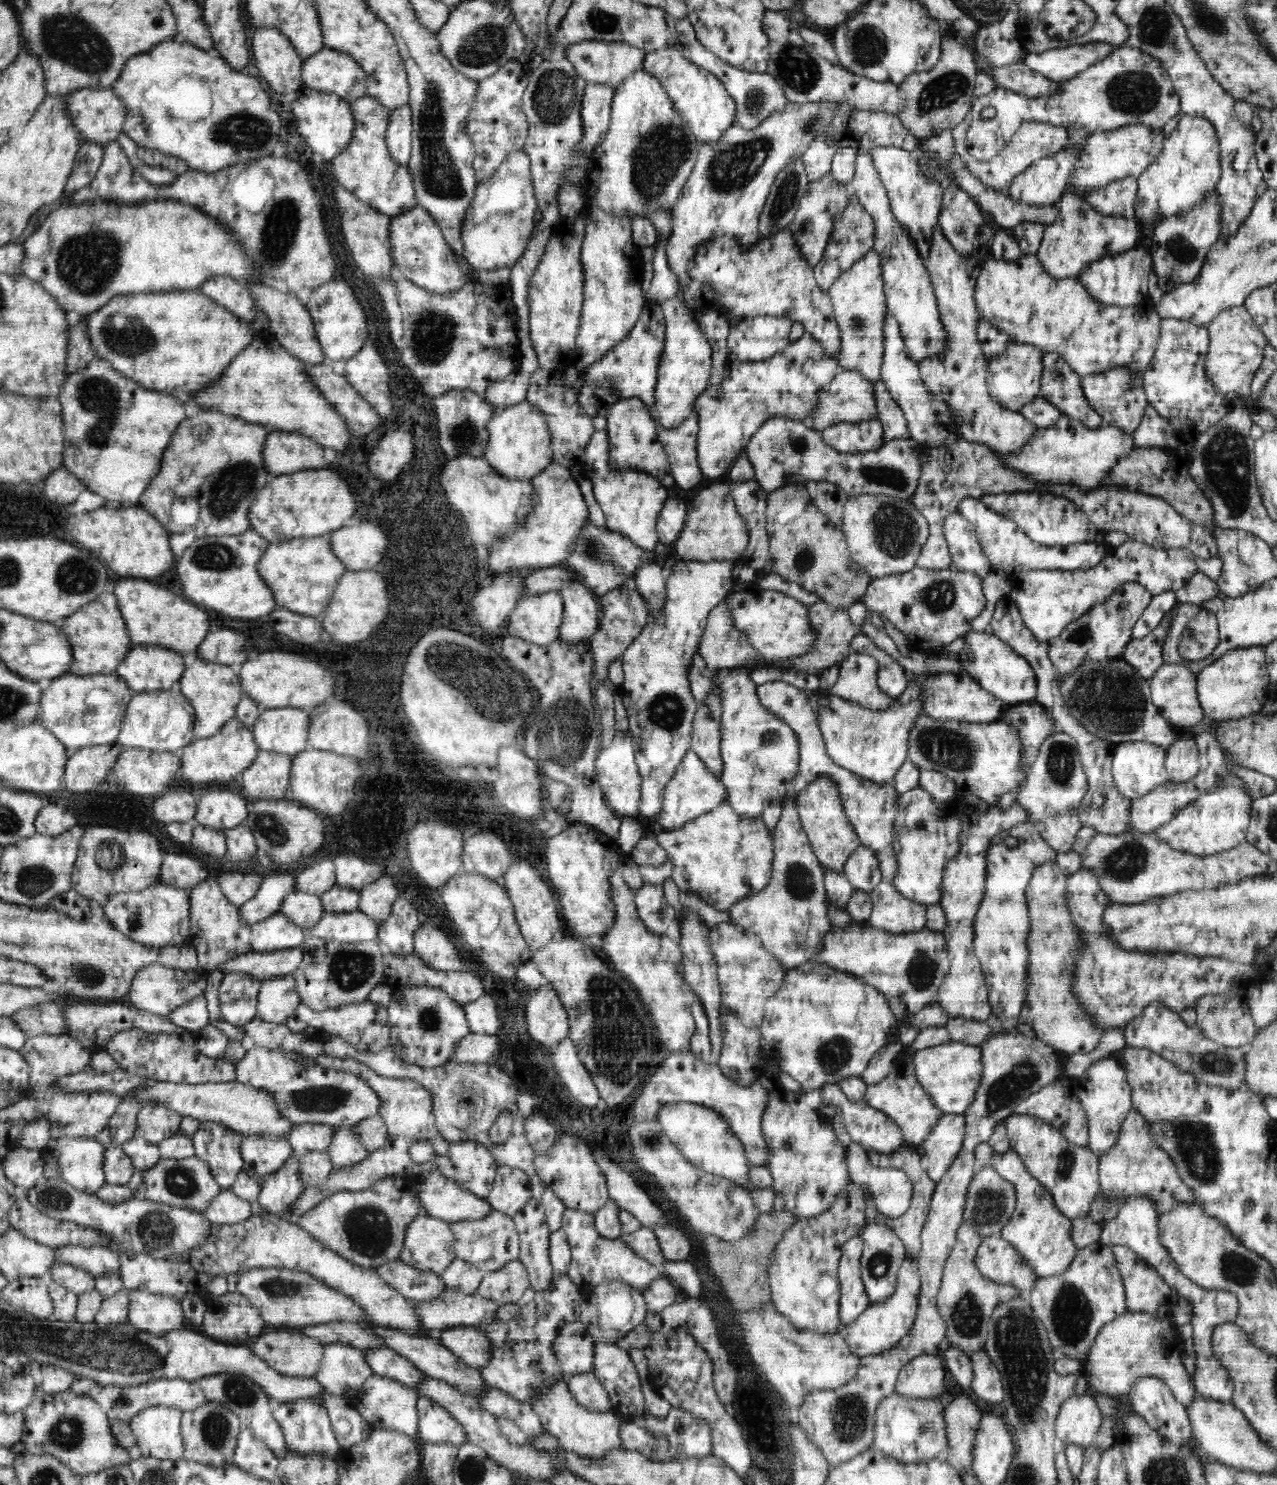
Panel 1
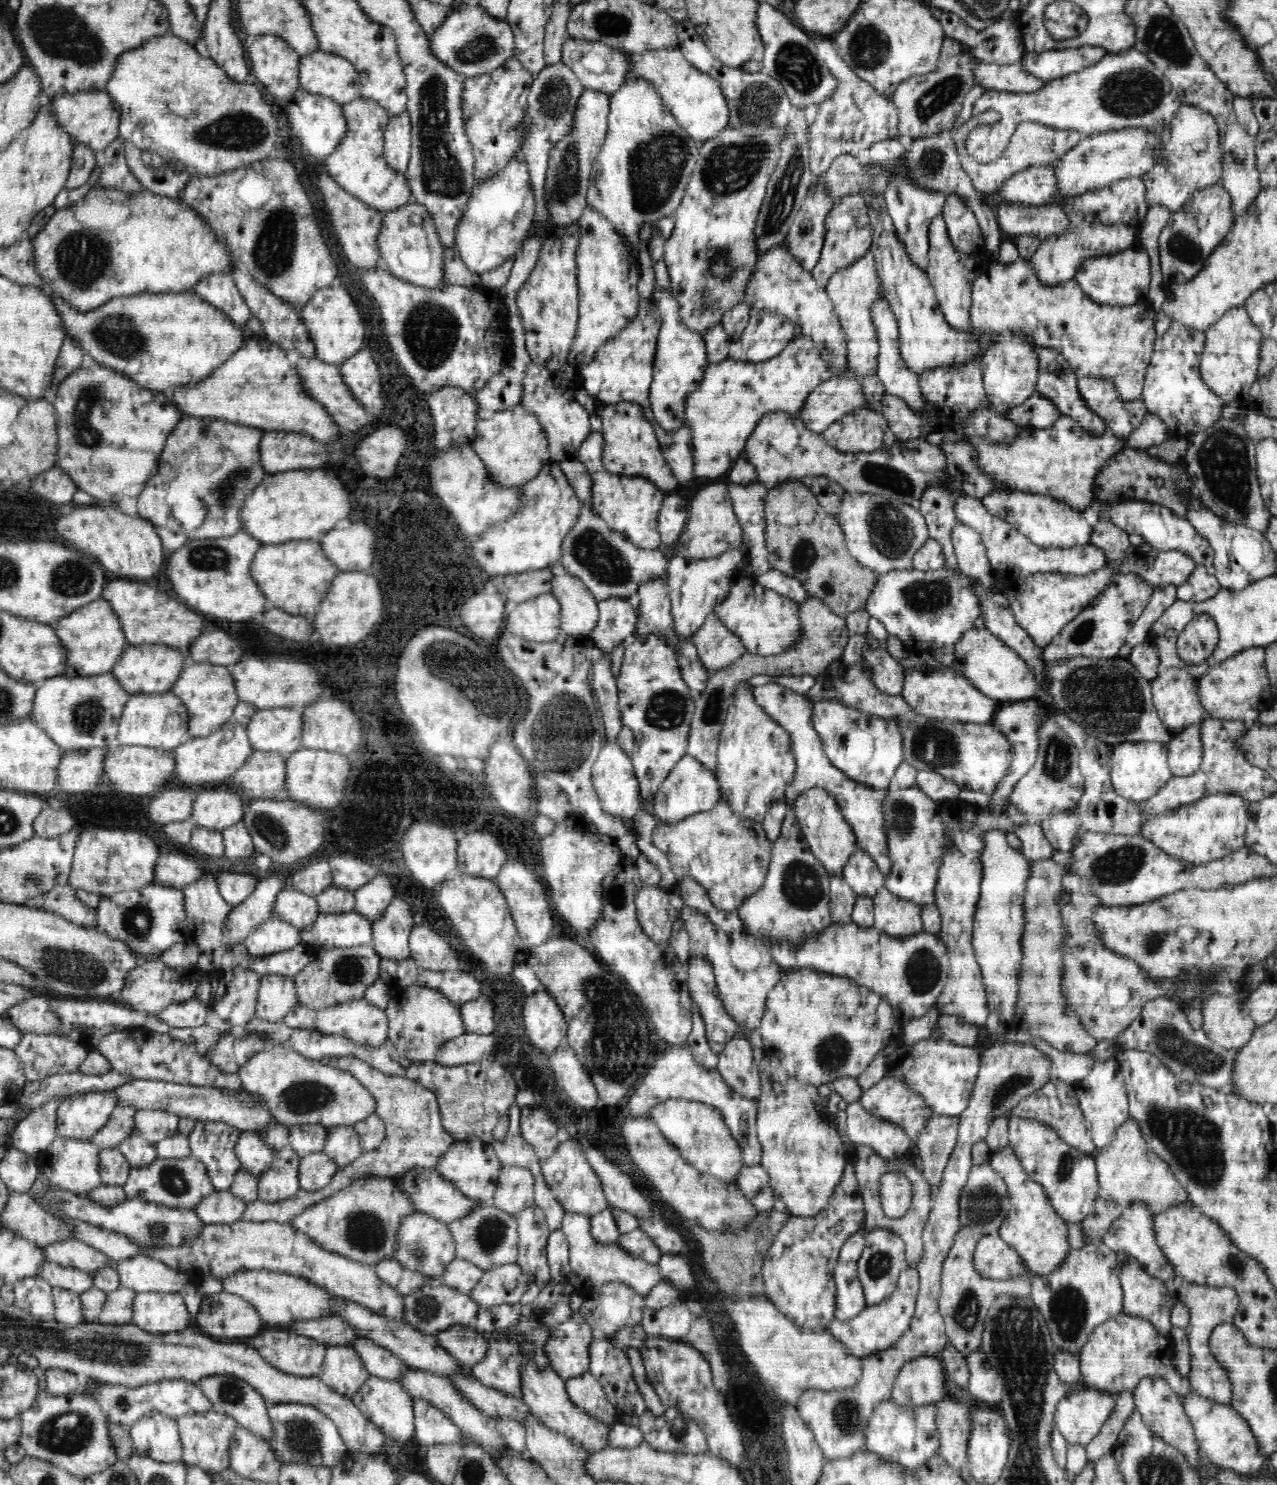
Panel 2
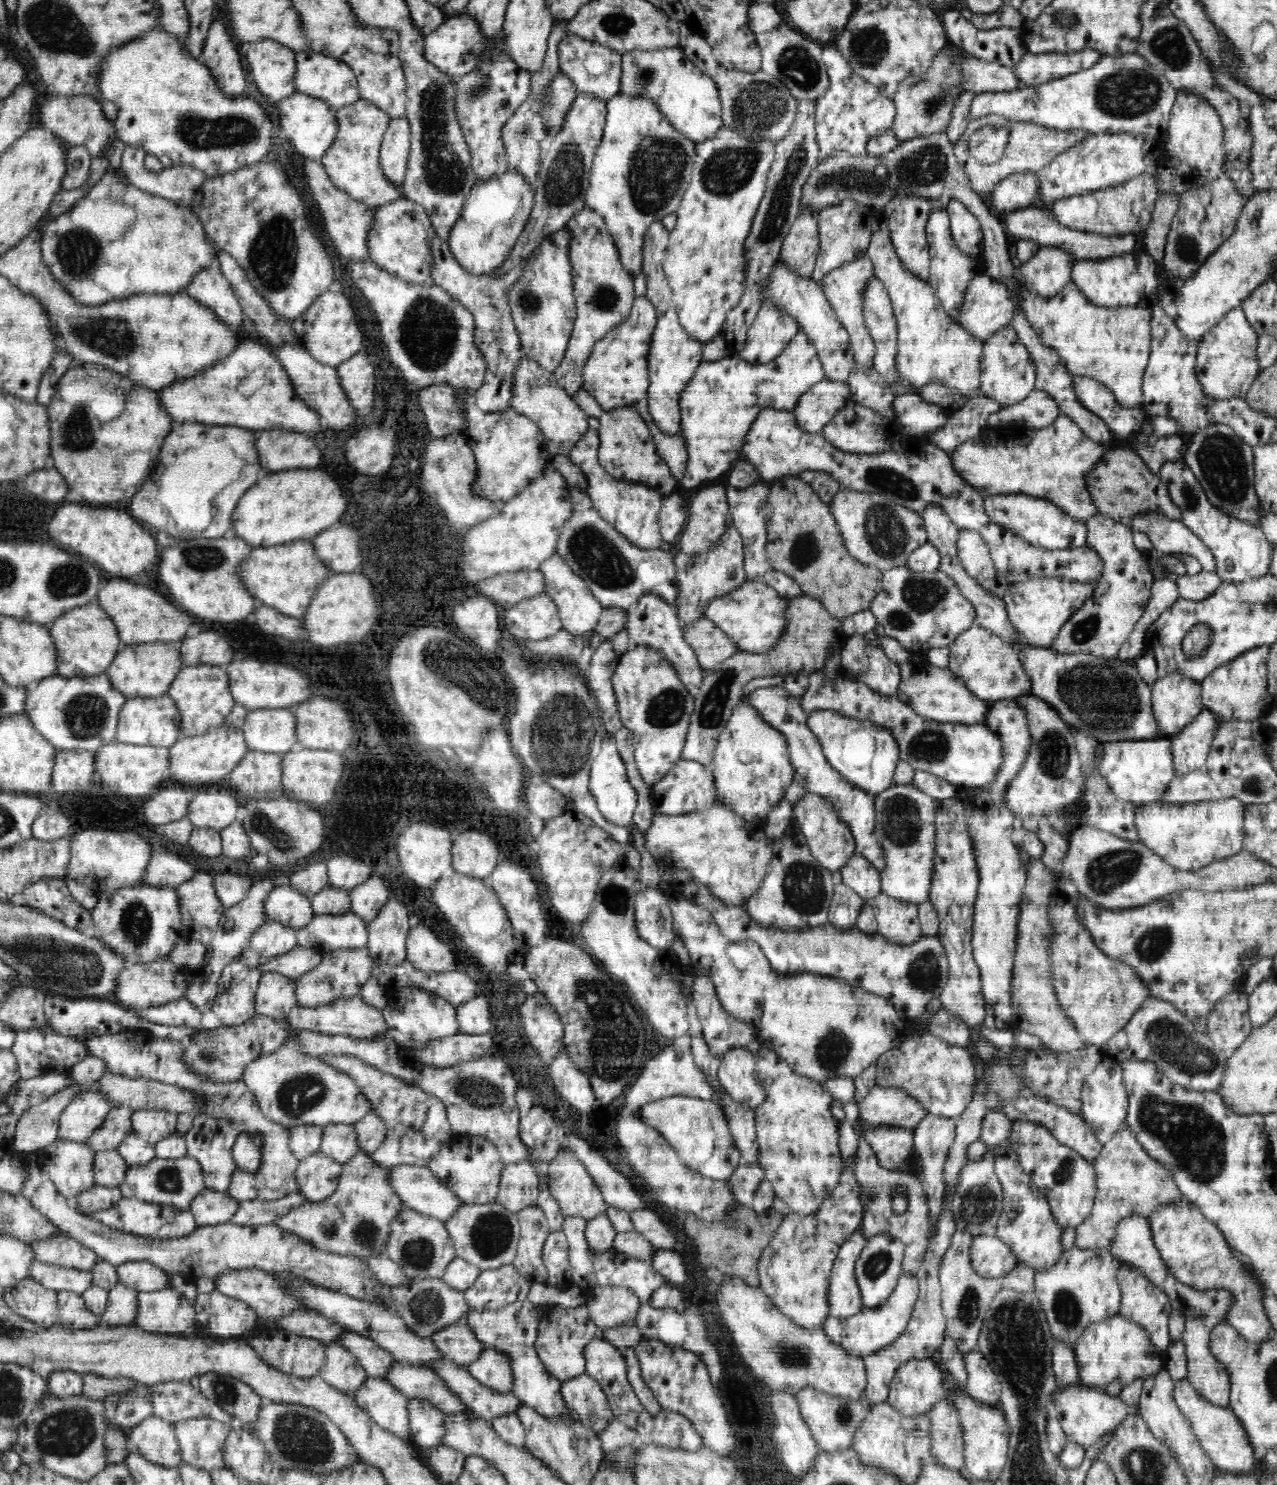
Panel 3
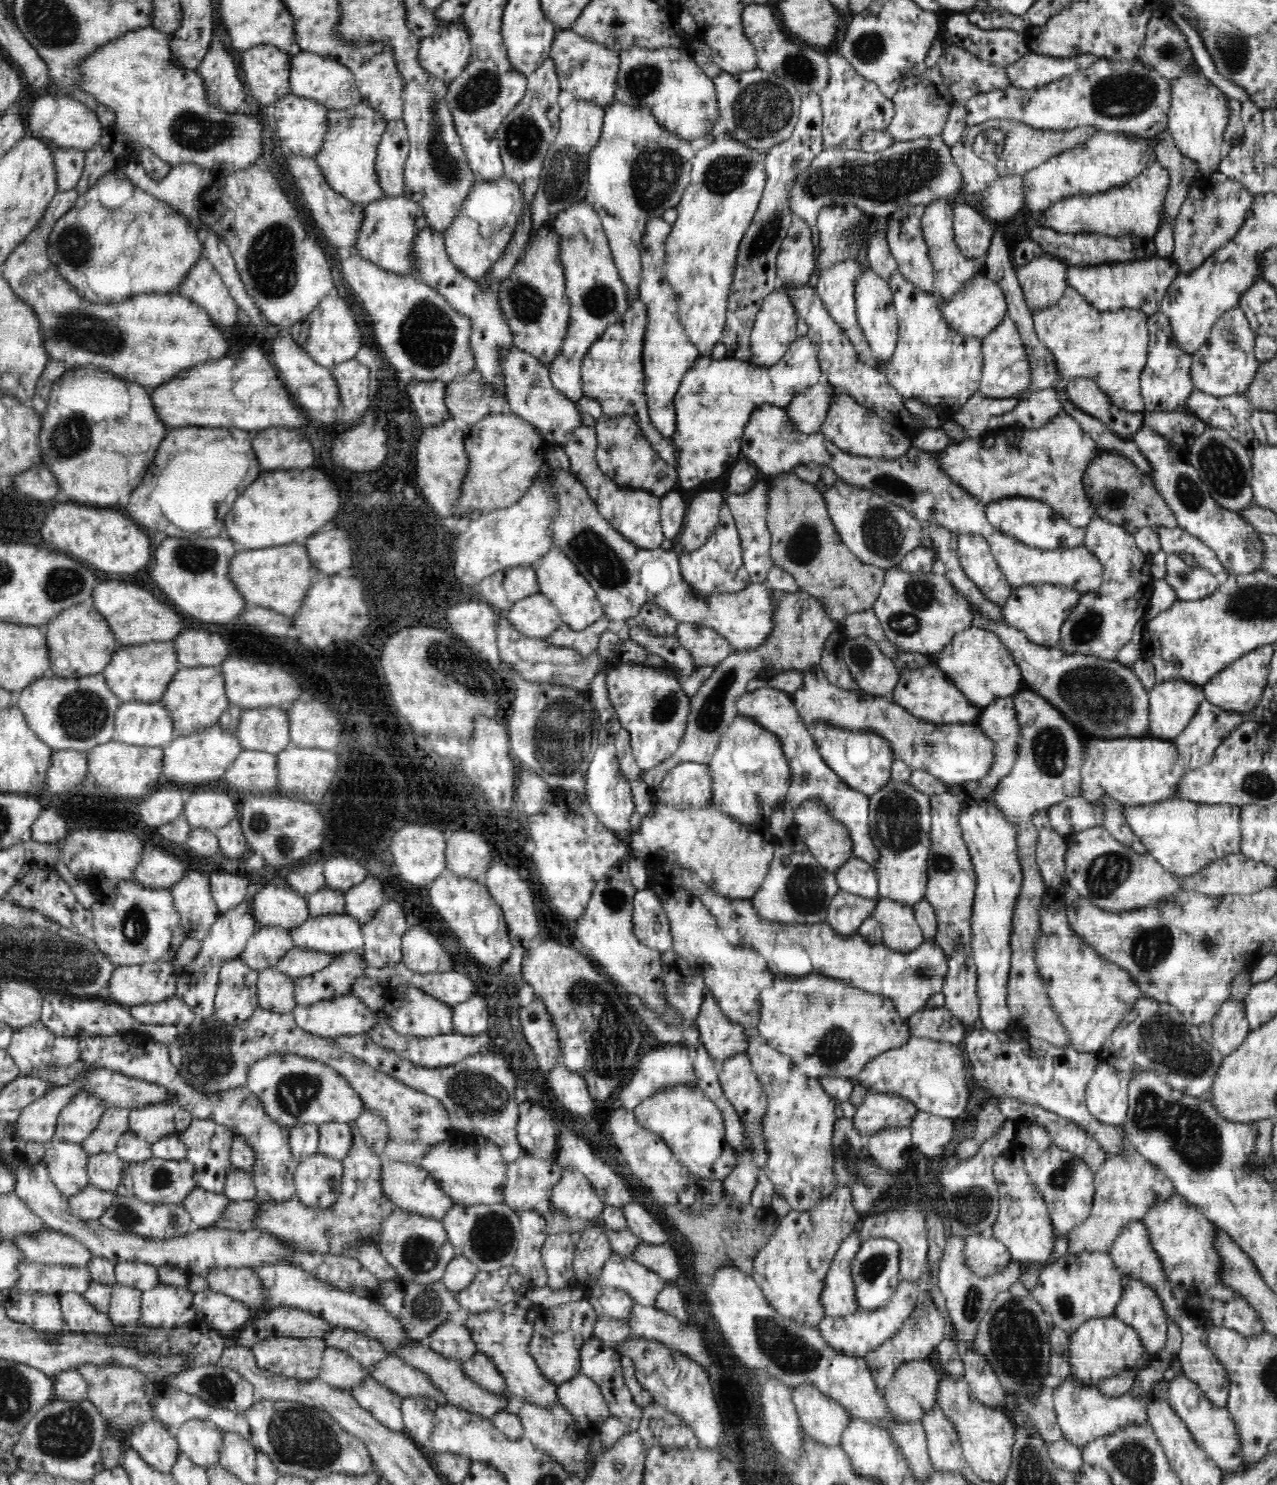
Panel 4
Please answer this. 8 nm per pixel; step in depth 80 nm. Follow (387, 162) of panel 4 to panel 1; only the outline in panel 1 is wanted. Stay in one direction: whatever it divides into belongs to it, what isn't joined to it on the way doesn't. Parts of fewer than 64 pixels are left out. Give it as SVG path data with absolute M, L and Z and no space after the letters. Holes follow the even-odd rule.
M409 103L391 111L385 132L390 154L404 166L409 163L412 148L413 116Z

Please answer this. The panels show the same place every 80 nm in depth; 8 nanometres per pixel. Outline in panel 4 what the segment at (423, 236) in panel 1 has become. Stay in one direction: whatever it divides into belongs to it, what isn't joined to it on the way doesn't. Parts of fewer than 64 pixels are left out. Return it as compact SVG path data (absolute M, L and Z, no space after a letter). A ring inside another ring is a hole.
M406 196L384 197L365 205L365 213L359 230L355 250L361 257L383 270L399 276L412 276L421 280L418 261L414 255L417 236L428 227L428 221L419 204Z

